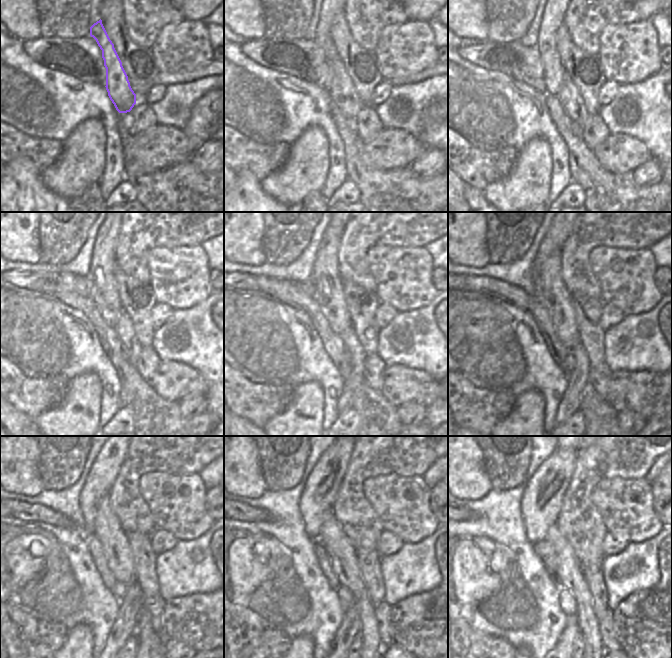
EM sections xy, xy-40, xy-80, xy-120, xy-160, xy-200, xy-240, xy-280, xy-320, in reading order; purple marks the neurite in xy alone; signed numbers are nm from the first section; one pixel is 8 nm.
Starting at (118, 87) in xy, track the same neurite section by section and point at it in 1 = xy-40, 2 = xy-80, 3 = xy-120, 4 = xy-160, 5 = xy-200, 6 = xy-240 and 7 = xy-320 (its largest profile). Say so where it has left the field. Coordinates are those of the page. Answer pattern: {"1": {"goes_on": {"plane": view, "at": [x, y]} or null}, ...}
{"1": {"goes_on": {"plane": "xy-40", "at": [342, 91]}}, "2": {"goes_on": {"plane": "xy-80", "at": [569, 96]}}, "3": {"goes_on": {"plane": "xy-120", "at": [124, 328]}}, "4": {"goes_on": {"plane": "xy-160", "at": [349, 337]}}, "5": {"goes_on": {"plane": "xy-200", "at": [578, 379]}}, "6": {"goes_on": {"plane": "xy-240", "at": [126, 623]}}, "7": {"goes_on": {"plane": "xy-320", "at": [567, 638]}}}

